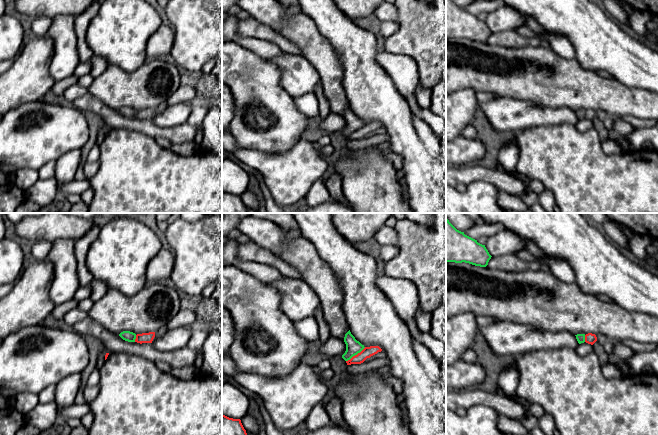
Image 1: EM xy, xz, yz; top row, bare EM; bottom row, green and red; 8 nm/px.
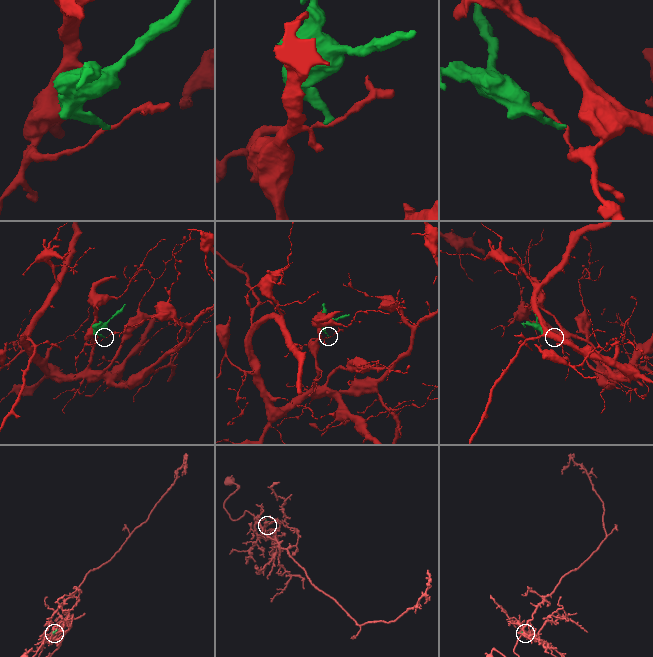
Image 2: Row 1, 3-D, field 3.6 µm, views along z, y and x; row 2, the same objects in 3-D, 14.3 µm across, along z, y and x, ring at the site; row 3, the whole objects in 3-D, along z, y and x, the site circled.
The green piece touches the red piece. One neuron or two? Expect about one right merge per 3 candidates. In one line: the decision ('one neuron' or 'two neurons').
two neurons

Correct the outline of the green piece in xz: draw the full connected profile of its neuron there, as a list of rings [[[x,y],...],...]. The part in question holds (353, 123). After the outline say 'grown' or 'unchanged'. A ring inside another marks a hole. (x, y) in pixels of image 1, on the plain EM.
[[[350,106],[345,110],[344,118],[346,120],[346,127],[342,131],[345,137],[350,136],[353,132],[360,129],[365,123],[351,110]]] | unchanged

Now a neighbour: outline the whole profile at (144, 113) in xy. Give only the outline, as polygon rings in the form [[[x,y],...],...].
[[[155,108],[137,110],[135,118],[140,119],[140,120],[152,119],[154,113],[155,113]]]

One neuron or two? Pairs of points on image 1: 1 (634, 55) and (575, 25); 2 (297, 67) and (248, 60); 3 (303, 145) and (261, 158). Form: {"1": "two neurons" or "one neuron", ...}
{"1": "one neuron", "2": "two neurons", "3": "one neuron"}

